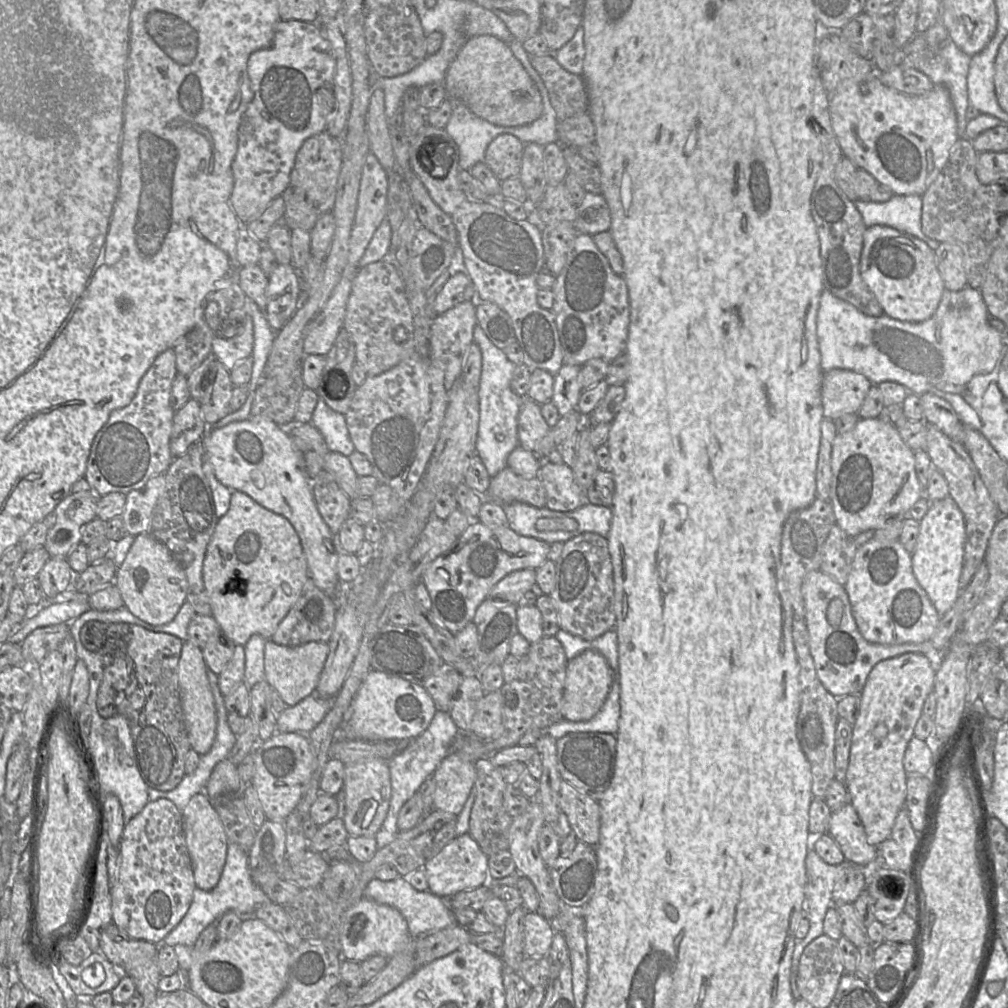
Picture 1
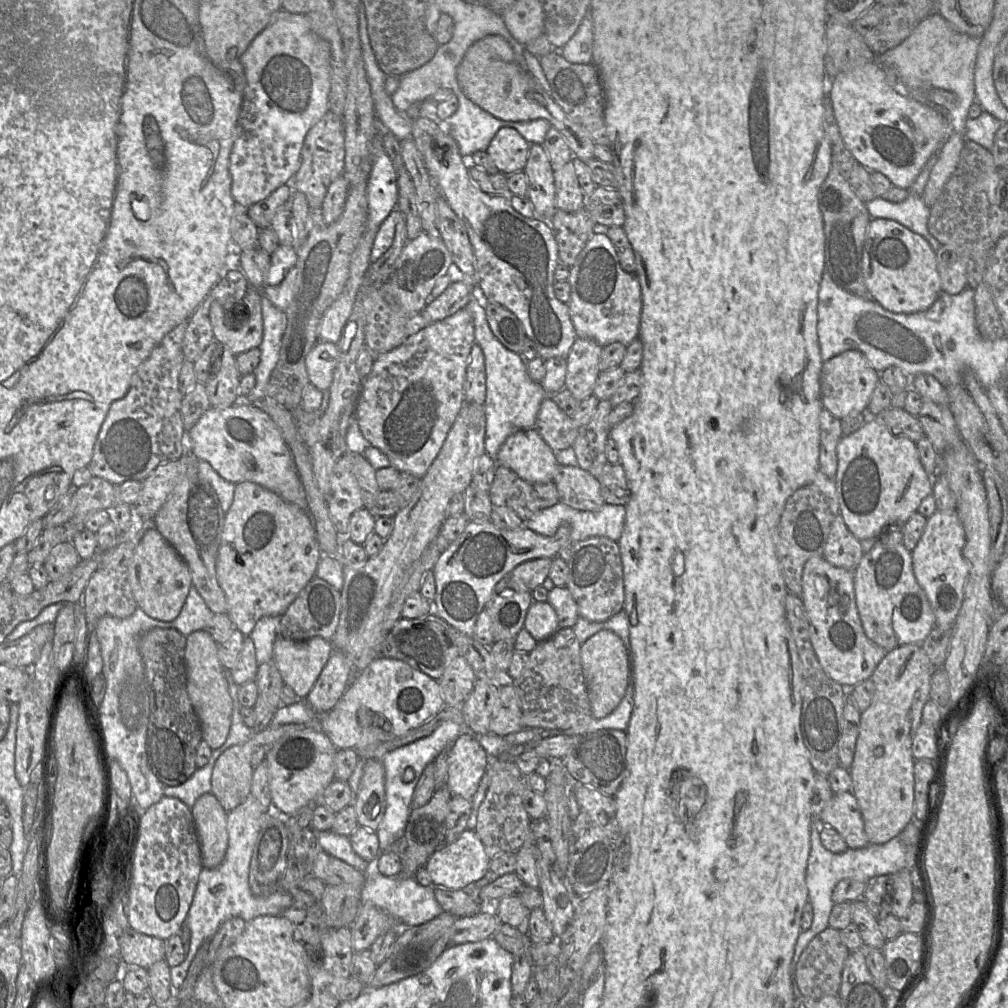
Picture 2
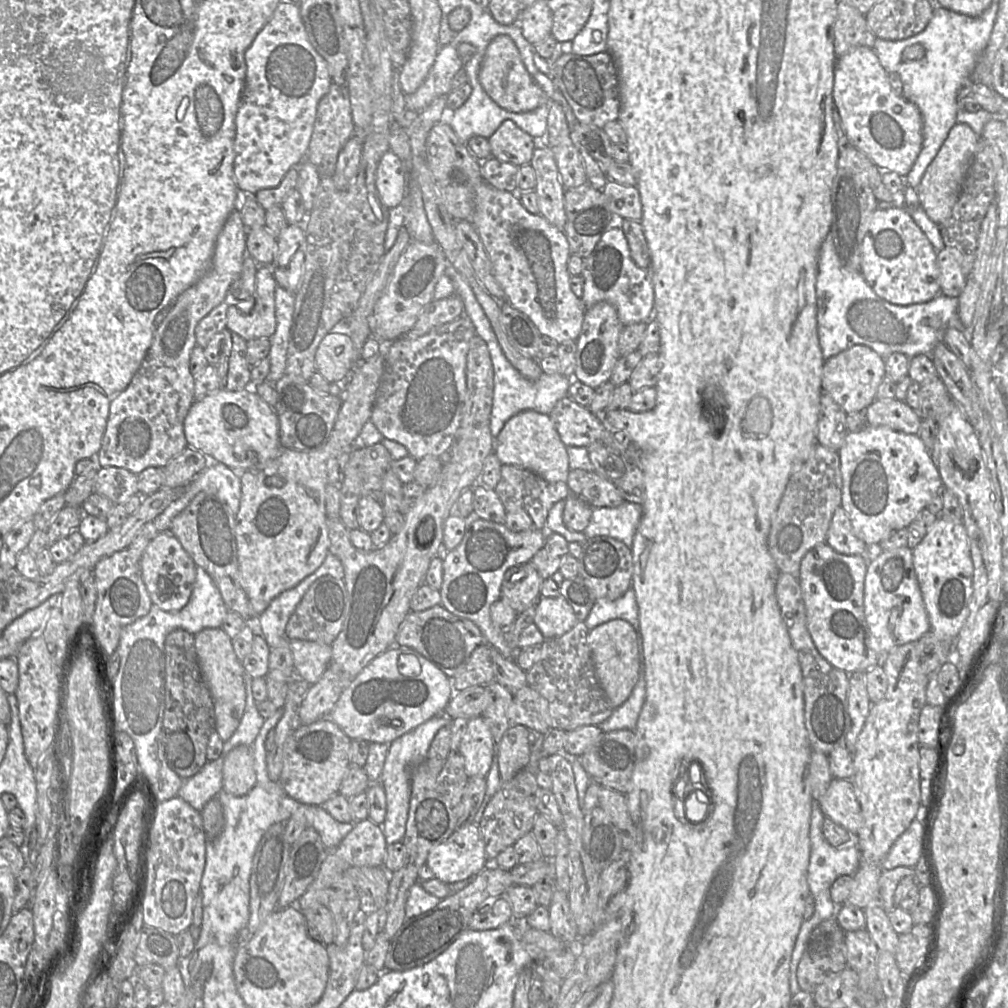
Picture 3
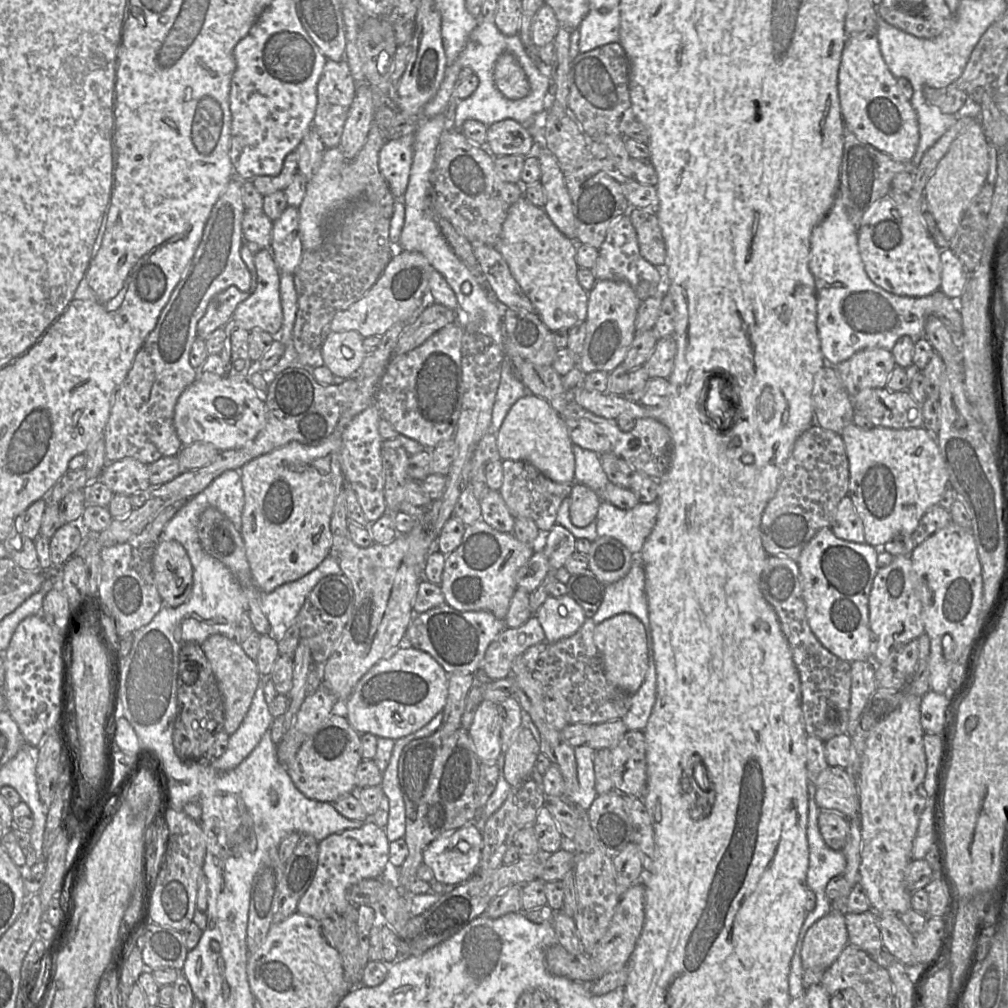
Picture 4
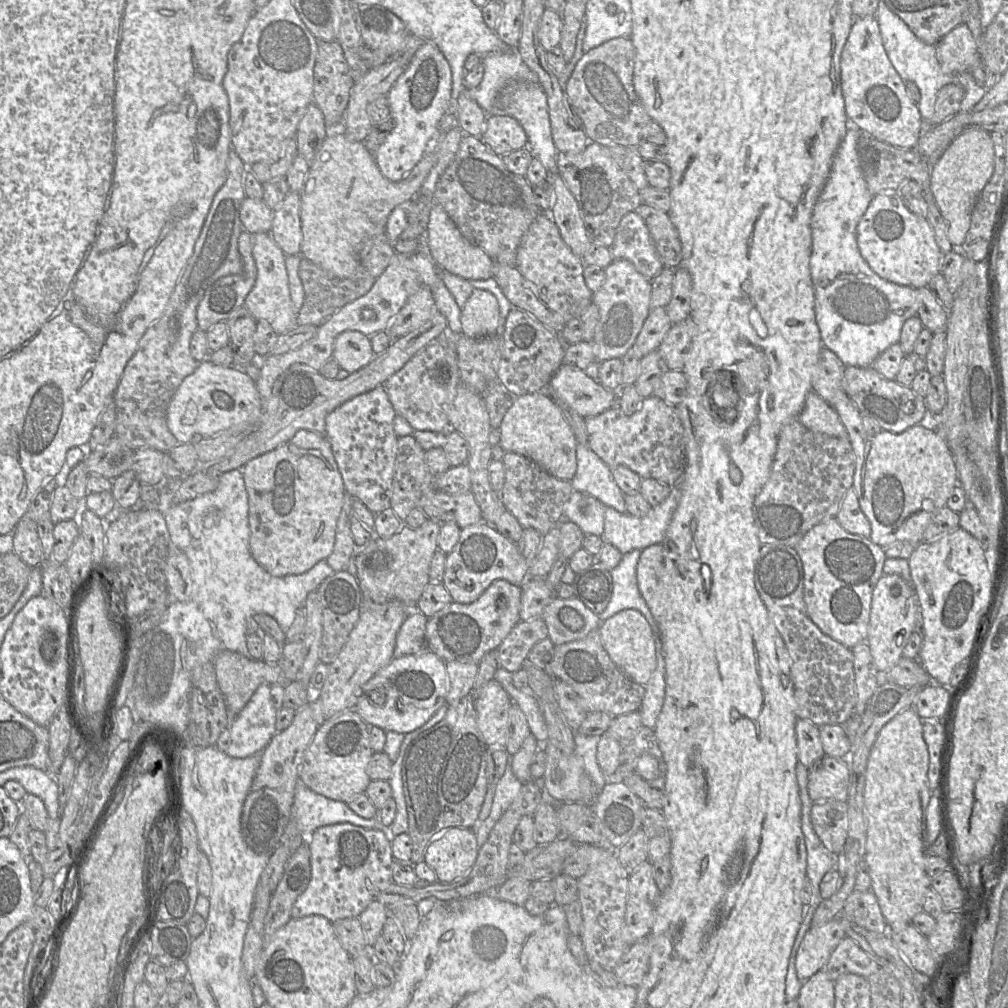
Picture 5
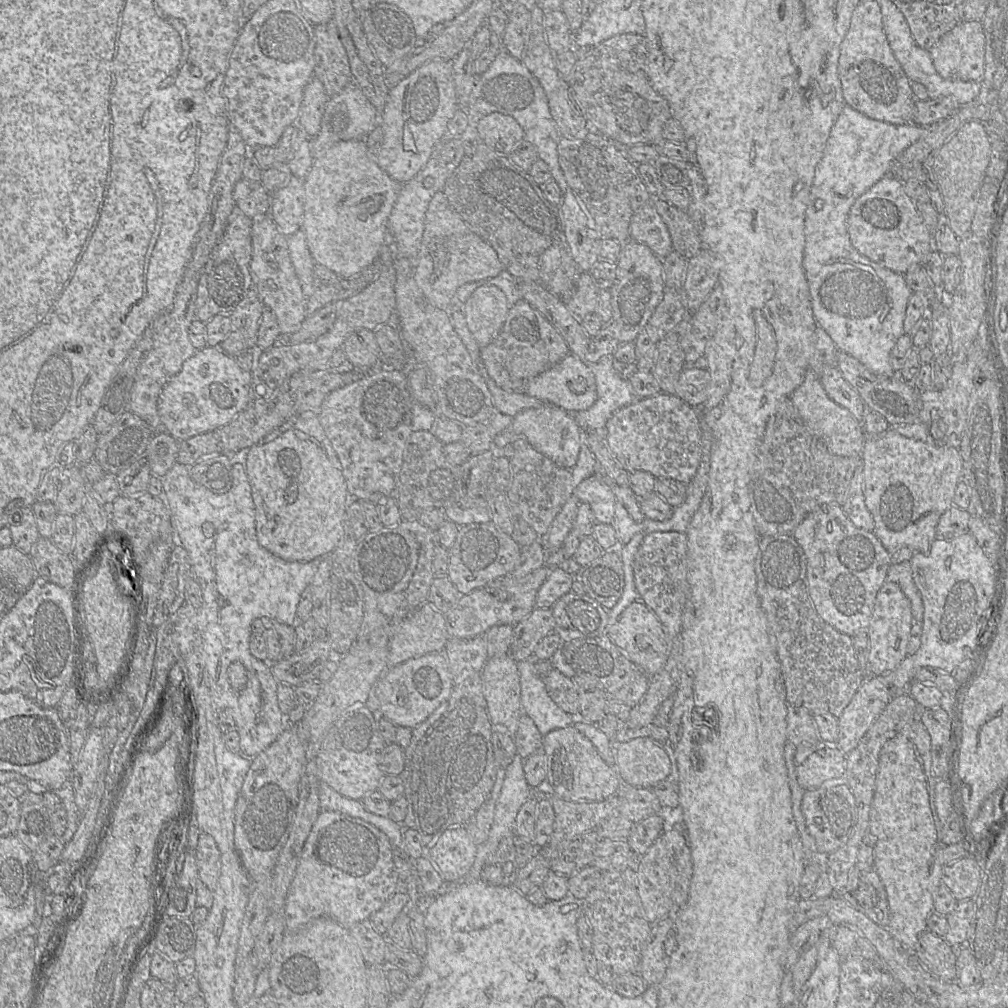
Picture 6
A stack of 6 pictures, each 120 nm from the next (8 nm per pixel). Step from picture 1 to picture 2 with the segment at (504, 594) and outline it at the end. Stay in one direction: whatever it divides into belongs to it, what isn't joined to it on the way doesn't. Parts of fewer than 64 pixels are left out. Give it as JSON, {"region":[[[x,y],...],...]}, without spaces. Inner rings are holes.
{"region":[[[538,558],[521,563],[510,572],[510,587],[515,591],[532,591],[541,586],[548,577],[552,561],[552,558]]]}

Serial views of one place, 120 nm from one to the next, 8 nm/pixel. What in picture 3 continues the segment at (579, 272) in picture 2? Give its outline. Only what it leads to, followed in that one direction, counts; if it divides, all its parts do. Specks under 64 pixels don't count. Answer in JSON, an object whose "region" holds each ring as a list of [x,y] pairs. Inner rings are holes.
{"region":[[[621,227],[604,232],[589,256],[582,258],[584,280],[581,299],[586,308],[605,301],[613,305],[623,326],[646,322],[655,315],[655,291],[649,268],[640,268],[630,255]]]}

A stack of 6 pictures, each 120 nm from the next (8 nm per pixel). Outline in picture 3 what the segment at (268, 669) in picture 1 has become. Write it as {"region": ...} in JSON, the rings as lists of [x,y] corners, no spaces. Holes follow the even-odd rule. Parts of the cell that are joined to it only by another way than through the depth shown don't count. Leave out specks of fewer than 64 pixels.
{"region":[[[289,640],[296,677],[315,684],[331,663],[332,646],[307,640]]]}

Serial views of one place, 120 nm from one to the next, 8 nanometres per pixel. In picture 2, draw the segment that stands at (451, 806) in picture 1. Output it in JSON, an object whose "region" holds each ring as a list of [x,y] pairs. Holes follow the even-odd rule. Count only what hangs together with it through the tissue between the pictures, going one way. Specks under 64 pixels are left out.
{"region":[[[461,733],[451,745],[447,763],[447,788],[454,795],[472,800],[488,763],[488,755],[475,734]]]}

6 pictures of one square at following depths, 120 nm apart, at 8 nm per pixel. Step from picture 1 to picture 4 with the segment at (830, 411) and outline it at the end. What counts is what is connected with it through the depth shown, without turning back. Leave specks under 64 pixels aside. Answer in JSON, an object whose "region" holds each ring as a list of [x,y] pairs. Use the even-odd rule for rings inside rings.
{"region":[[[866,348],[834,367],[848,394],[854,397],[864,389],[886,387],[895,366],[892,351]]]}

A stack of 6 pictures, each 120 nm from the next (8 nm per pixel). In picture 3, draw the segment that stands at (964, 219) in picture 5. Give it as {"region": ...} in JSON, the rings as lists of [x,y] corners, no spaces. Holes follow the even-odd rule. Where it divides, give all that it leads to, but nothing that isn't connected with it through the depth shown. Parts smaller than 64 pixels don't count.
{"region":[[[956,123],[949,131],[937,156],[927,168],[917,188],[917,194],[920,205],[937,225],[951,217],[952,209],[958,200],[980,139],[981,137],[970,126]]]}

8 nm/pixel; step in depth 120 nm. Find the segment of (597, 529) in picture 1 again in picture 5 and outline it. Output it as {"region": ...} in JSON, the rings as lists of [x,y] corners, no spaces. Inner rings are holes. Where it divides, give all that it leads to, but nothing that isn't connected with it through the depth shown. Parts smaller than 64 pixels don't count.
{"region":[[[671,486],[670,495],[660,504],[651,508],[650,512],[644,517],[633,516],[629,513],[622,513],[613,507],[606,506],[604,515],[604,530],[601,537],[604,542],[611,543],[622,554],[634,549],[643,550],[651,545],[661,543],[665,540],[666,532],[678,507],[681,499],[680,486]]]}

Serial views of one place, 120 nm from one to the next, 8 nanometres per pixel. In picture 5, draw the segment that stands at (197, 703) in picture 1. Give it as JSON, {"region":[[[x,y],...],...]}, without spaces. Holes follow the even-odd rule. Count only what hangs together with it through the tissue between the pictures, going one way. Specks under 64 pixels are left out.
{"region":[[[222,650],[213,659],[219,688],[224,696],[231,717],[236,716],[250,700],[261,684],[280,684],[286,687],[290,682],[278,664],[270,664],[263,659],[247,658],[240,653]]]}

